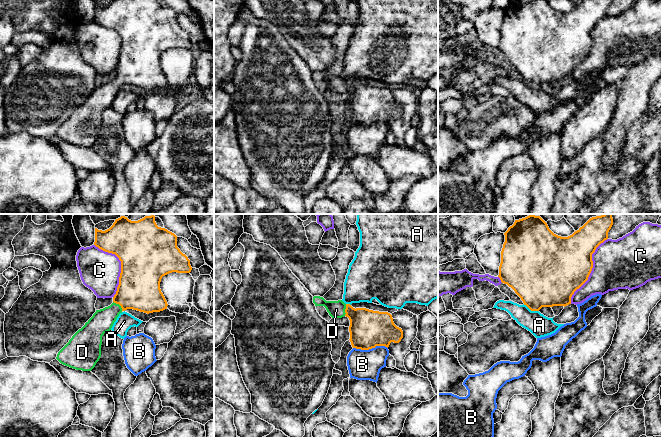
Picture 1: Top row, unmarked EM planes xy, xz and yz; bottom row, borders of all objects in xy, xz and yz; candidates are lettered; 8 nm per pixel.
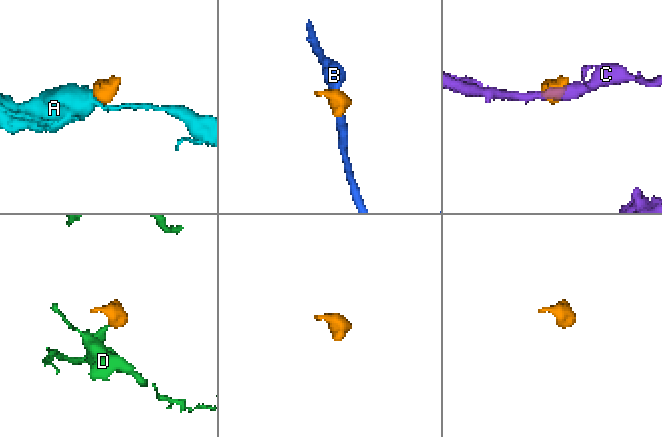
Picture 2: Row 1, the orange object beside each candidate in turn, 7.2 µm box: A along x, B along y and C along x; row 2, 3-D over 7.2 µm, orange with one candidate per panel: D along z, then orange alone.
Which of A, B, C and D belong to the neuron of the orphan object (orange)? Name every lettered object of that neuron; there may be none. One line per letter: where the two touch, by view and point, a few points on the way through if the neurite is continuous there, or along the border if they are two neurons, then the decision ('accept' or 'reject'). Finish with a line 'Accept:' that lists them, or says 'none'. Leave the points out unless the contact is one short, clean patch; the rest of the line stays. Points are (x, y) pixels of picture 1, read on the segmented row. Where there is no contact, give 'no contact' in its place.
A: contact yz (531, 310); border yz (523, 304), (531, 310), (538, 311); reject
B: contact xz (370, 348); reject
C: contact yz (591, 270); reject
D: contact xy (119, 304); way xy (139, 289), (131, 293), (119, 304), (102, 320); accept
Accept: D

